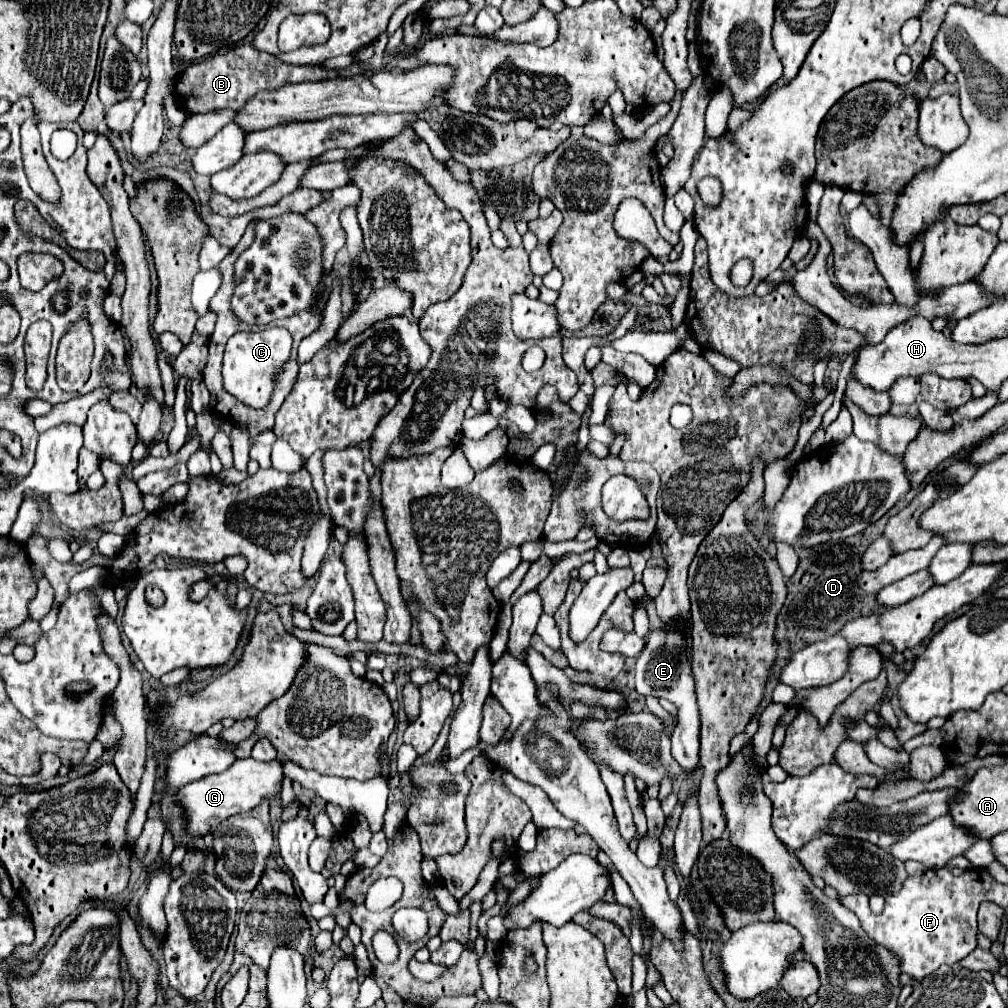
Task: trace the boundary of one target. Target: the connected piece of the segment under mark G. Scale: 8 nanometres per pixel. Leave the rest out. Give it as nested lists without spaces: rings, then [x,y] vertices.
[[[244,758],[244,760],[234,762],[226,772],[204,776],[196,782],[186,784],[178,792],[178,800],[188,812],[188,830],[198,836],[210,834],[228,816],[248,812],[264,800],[268,800],[268,802],[274,800],[282,790],[284,778],[286,778],[286,774],[284,774],[282,760],[276,758],[274,762],[258,762],[254,758]]]

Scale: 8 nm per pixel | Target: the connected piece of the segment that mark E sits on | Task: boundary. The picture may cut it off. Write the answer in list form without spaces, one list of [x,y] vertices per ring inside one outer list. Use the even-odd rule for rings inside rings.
[[[680,626],[672,628],[660,628],[650,632],[648,642],[644,650],[638,656],[636,662],[636,692],[642,696],[656,696],[656,698],[668,698],[678,706],[678,724],[672,732],[672,756],[680,762],[680,766],[688,772],[692,772],[700,758],[700,742],[698,742],[698,730],[700,730],[700,716],[696,706],[696,694],[694,694],[694,678],[690,672],[690,650],[686,648],[684,636],[680,632]]]

